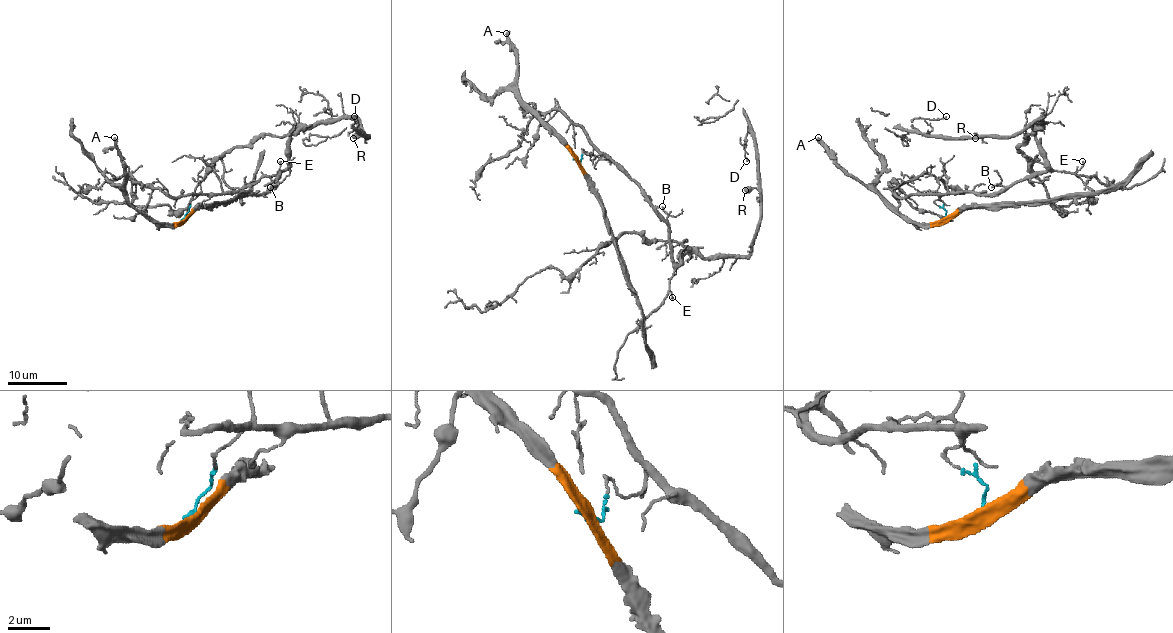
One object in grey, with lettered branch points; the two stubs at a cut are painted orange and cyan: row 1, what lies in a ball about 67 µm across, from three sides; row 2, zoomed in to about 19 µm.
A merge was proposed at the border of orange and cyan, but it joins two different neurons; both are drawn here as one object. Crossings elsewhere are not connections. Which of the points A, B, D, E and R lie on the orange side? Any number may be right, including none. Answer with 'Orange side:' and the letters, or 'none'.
Orange side: A

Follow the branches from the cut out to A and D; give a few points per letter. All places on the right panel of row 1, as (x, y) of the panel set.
A: (944, 219), (909, 223), (872, 190), (853, 179), (818, 137)
D: (944, 219), (936, 192), (1001, 193), (1049, 168), (1040, 119), (1004, 137), (911, 125), (945, 116)

